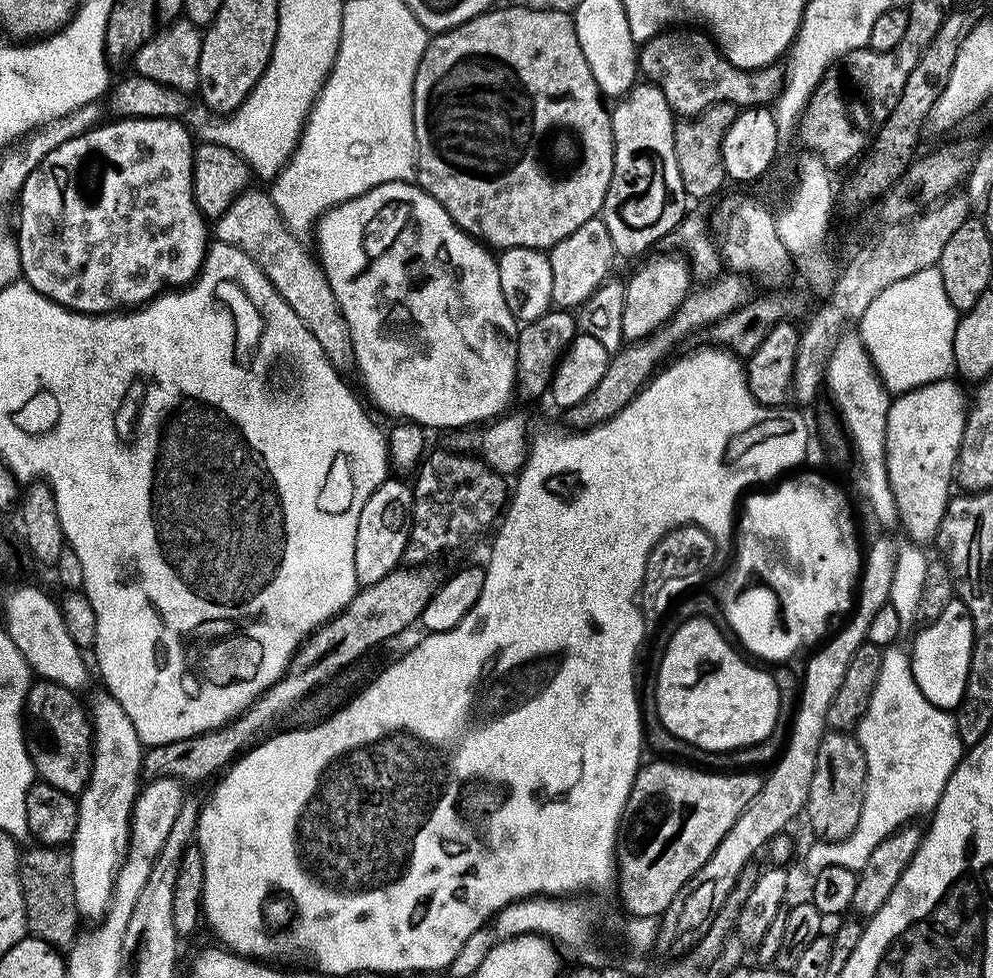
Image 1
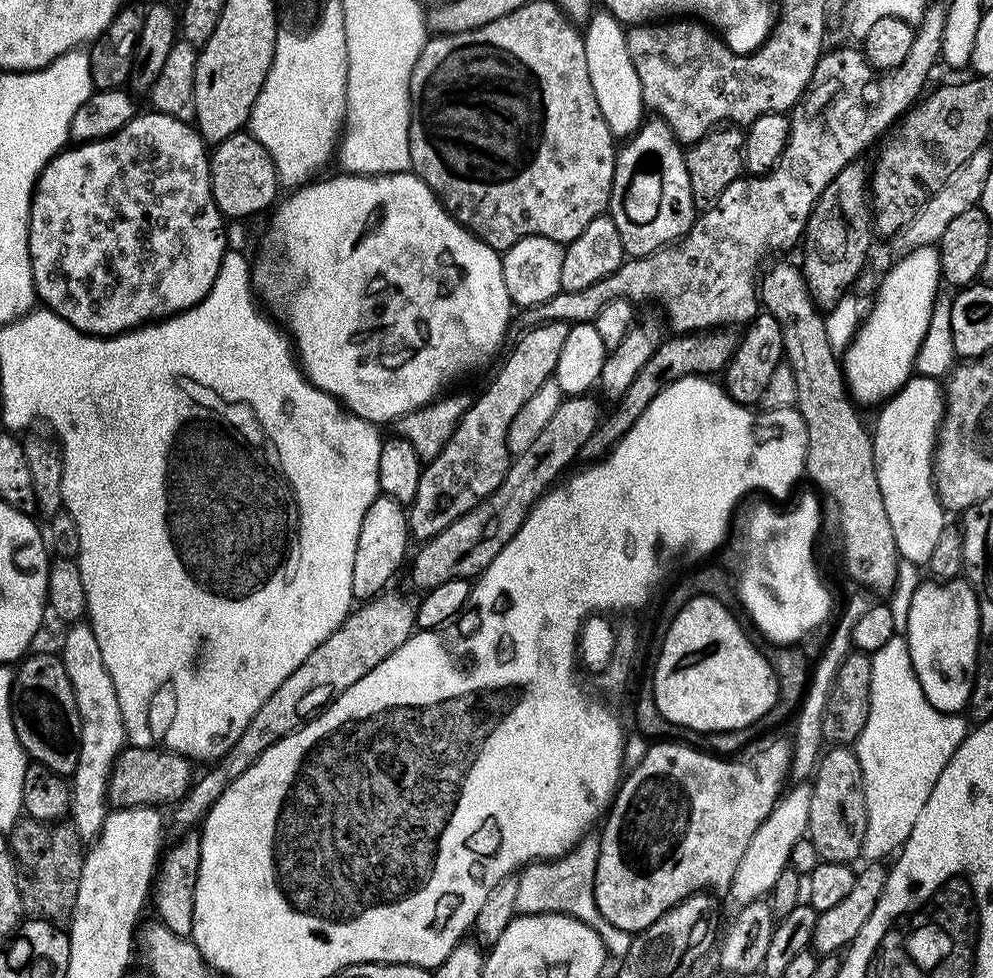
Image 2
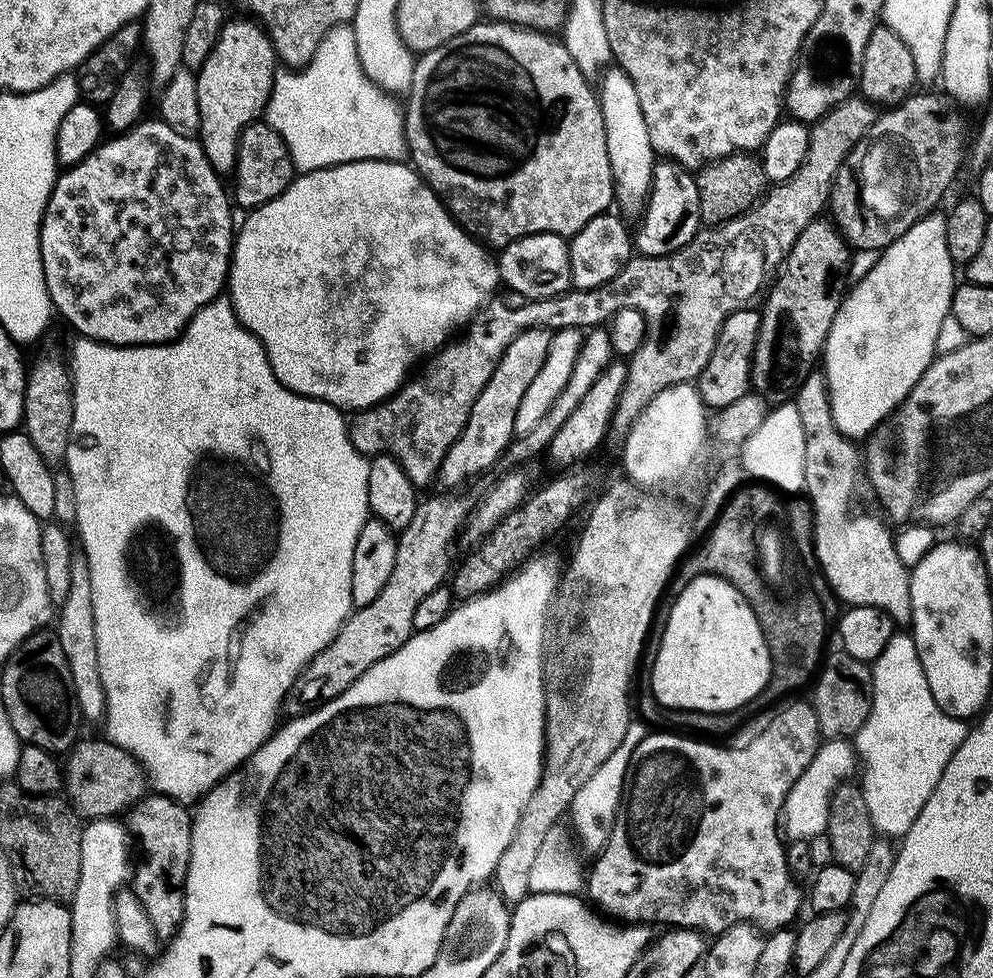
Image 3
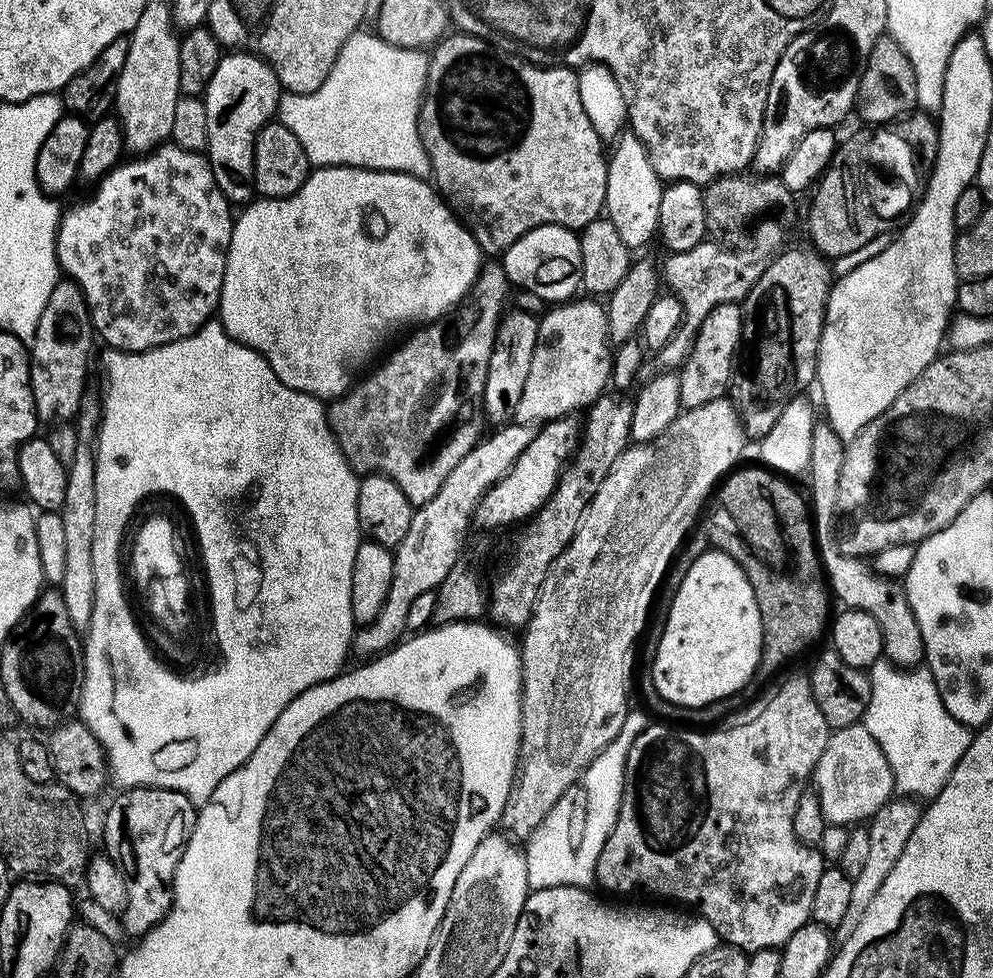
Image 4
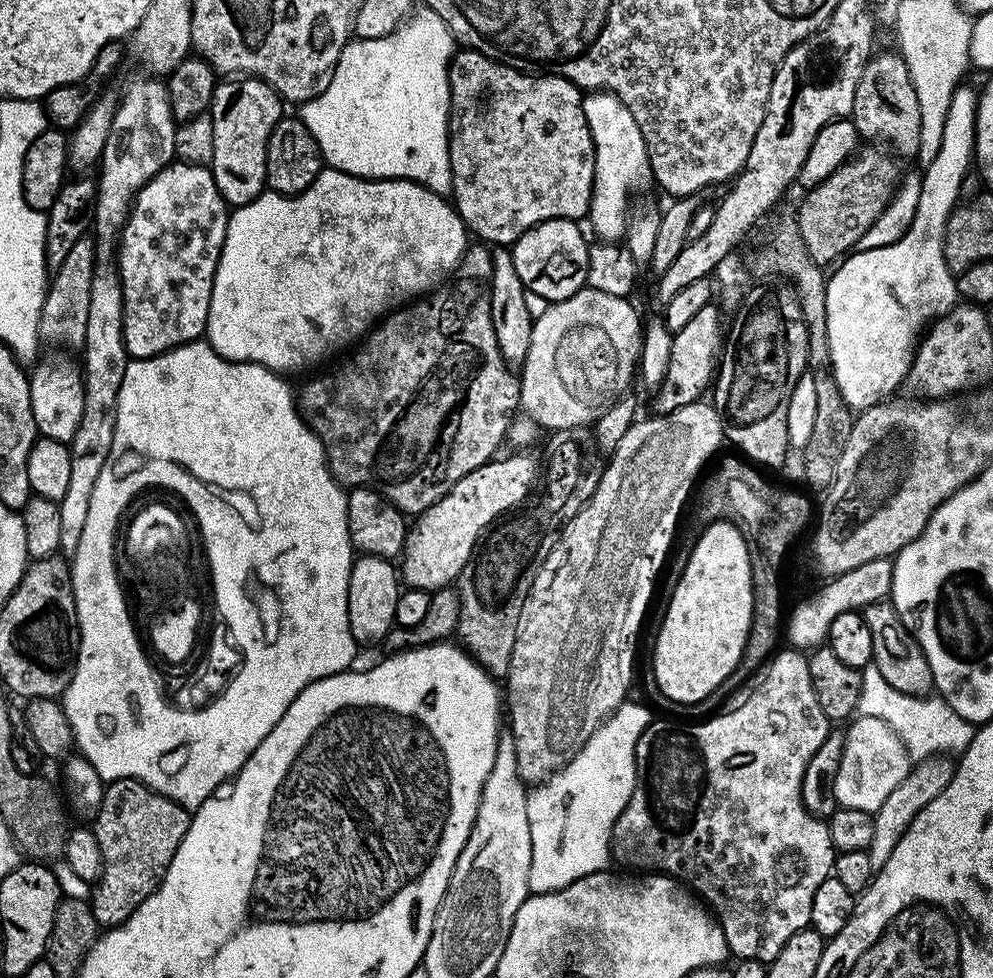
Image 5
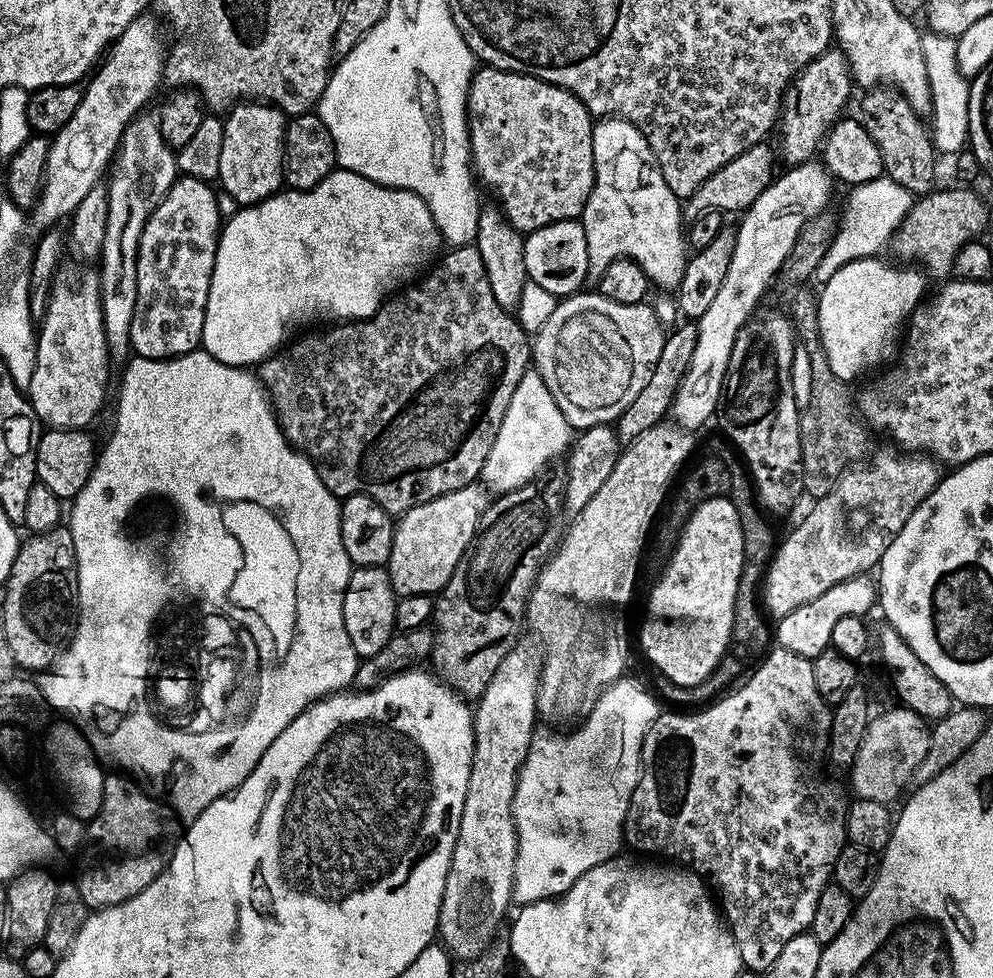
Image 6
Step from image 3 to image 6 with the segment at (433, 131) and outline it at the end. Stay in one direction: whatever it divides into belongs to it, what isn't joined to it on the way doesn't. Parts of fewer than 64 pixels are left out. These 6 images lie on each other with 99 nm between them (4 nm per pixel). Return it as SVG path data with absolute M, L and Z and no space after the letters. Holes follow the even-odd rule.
M477 67L472 84L468 88L468 142L470 145L470 160L474 165L474 172L481 181L485 180L494 191L500 195L499 203L504 209L504 214L509 222L514 225L521 234L537 232L539 228L550 226L554 222L574 220L584 215L584 207L590 198L590 190L594 186L594 146L592 145L592 130L594 117L586 110L586 106L574 94L570 94L564 88L551 84L545 80L539 80L533 76L523 76L521 72L504 72L501 68Z

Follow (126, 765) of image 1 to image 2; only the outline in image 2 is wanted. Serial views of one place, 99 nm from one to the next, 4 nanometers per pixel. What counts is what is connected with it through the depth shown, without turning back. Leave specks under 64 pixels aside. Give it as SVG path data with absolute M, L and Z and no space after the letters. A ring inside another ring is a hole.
M77 622L69 623L66 630L68 633L64 636L64 641L60 644L58 649L58 655L60 661L66 666L66 674L70 678L70 686L74 686L74 702L78 702L78 714L80 715L80 749L78 750L78 766L76 771L72 773L70 777L71 785L71 809L70 809L70 823L73 828L76 829L81 838L94 838L100 833L100 827L104 824L104 819L107 818L110 811L110 805L108 799L108 779L112 773L112 767L116 765L116 759L120 756L121 752L126 747L126 737L124 735L124 723L122 722L122 706L118 706L118 690L114 690L114 678L110 678L110 670L106 662L102 662L102 650L98 650L98 638L94 634L91 623L88 622Z

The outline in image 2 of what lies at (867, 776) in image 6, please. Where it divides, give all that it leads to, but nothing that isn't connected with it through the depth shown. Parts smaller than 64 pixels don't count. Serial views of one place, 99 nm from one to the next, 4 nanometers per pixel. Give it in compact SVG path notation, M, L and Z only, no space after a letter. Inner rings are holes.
M800 782L797 788L789 787L772 808L772 813L758 826L754 838L746 846L746 854L735 865L732 885L728 888L728 900L735 906L743 906L767 897L767 892L780 880L780 875L789 867L791 851L800 840L805 839L810 822L810 802L812 789Z

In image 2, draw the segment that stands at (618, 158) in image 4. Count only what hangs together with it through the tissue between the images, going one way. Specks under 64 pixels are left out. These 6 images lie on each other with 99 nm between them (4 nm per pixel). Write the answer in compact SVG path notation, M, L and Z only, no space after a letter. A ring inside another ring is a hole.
M598 10L588 18L582 35L586 46L586 66L598 108L602 111L612 136L618 140L627 139L643 123L642 112L645 112L646 105L642 98L638 72L630 59L625 27L610 12Z

